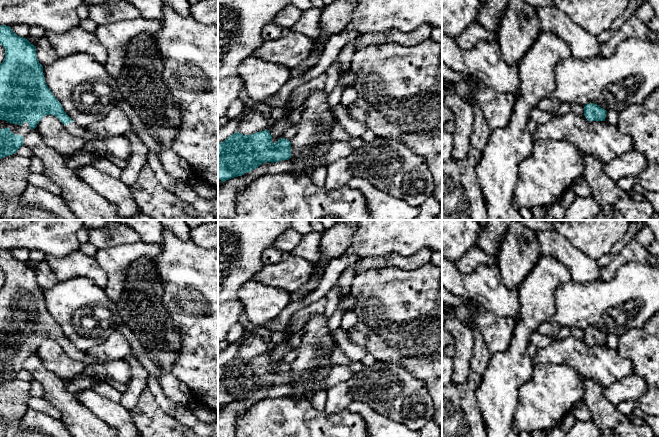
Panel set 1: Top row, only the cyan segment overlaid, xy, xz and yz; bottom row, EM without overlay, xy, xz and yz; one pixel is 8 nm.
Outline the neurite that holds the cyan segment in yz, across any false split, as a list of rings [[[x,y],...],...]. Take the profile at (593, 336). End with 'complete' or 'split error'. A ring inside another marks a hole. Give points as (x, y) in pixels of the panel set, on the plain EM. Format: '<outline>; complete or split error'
[[[594,327],[584,330],[584,340],[588,345],[605,345],[606,337],[605,333]]]; complete

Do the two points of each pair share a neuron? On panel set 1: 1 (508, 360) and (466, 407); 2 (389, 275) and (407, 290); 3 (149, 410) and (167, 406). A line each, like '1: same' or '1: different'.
1: different
2: same
3: different

